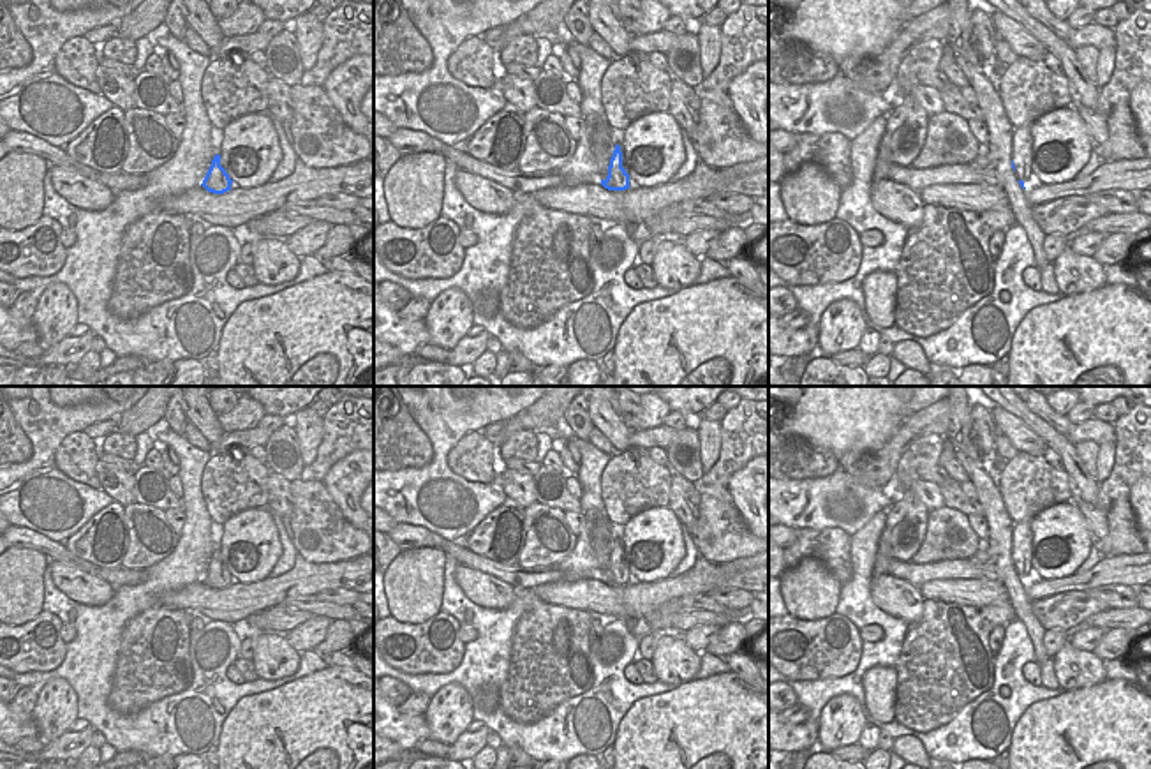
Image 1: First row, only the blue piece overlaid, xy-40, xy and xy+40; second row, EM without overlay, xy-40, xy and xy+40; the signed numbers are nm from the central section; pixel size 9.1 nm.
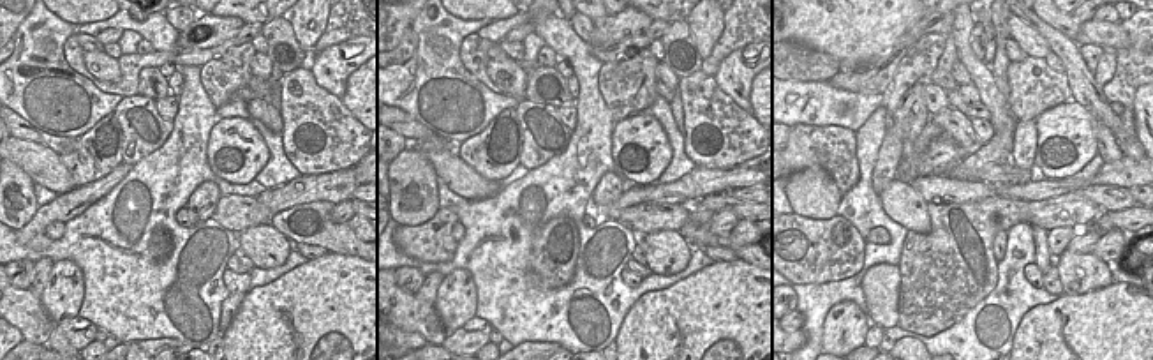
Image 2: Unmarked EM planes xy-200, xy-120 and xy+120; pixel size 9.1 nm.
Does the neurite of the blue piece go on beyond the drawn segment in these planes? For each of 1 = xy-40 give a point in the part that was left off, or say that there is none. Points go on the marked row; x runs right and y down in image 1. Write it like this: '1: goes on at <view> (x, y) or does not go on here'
1: does not go on here

